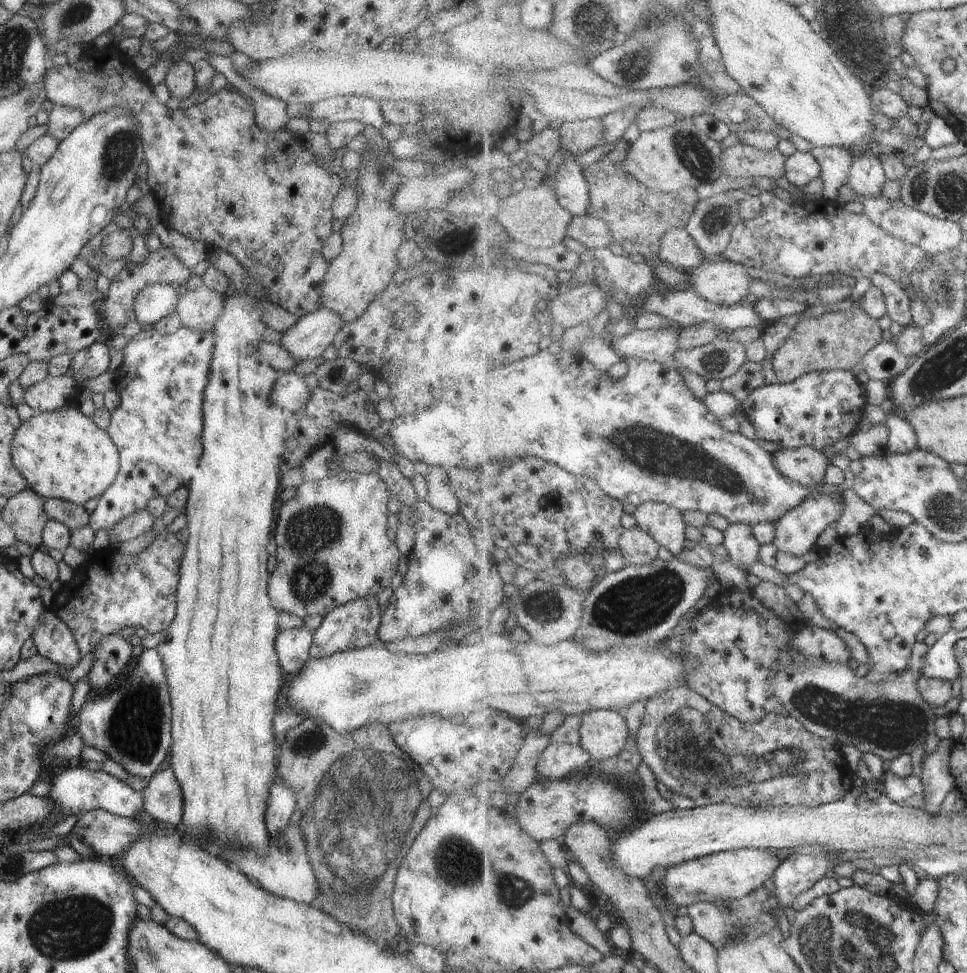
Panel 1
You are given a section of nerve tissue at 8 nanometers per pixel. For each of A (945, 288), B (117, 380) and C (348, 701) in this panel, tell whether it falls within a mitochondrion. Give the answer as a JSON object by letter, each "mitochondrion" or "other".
{"A":"mitochondrion","B":"other","C":"other"}

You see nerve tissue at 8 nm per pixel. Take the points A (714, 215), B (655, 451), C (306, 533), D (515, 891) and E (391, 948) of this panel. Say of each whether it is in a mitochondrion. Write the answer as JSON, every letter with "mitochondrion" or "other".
{"A":"mitochondrion","B":"mitochondrion","C":"mitochondrion","D":"mitochondrion","E":"other"}

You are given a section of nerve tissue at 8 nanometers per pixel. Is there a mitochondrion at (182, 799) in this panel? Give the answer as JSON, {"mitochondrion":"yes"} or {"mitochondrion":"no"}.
{"mitochondrion":"no"}

